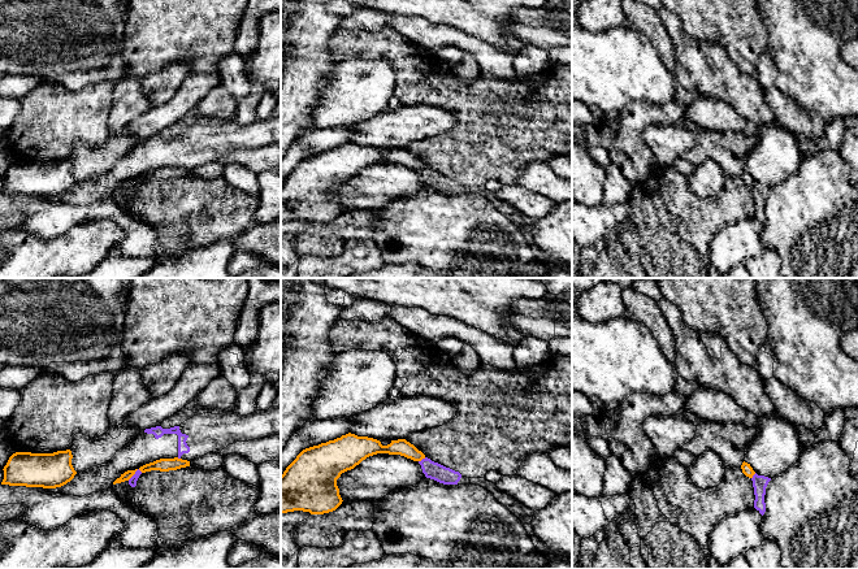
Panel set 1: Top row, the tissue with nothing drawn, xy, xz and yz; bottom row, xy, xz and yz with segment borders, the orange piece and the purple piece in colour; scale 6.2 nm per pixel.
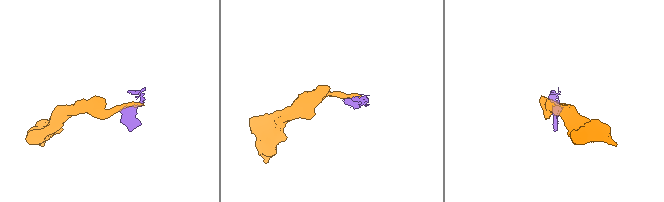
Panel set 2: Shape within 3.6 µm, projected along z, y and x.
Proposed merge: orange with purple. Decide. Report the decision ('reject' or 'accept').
reject

